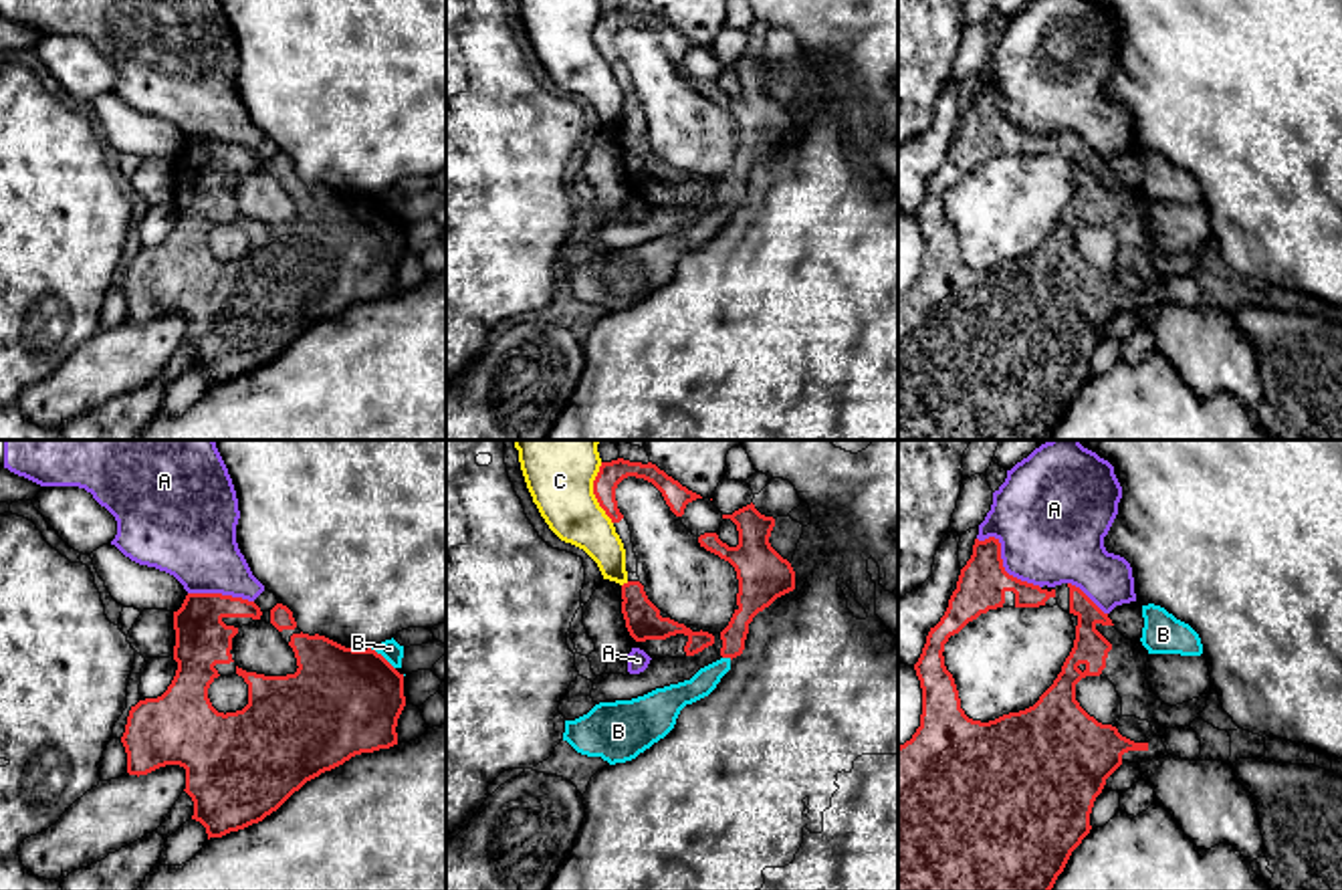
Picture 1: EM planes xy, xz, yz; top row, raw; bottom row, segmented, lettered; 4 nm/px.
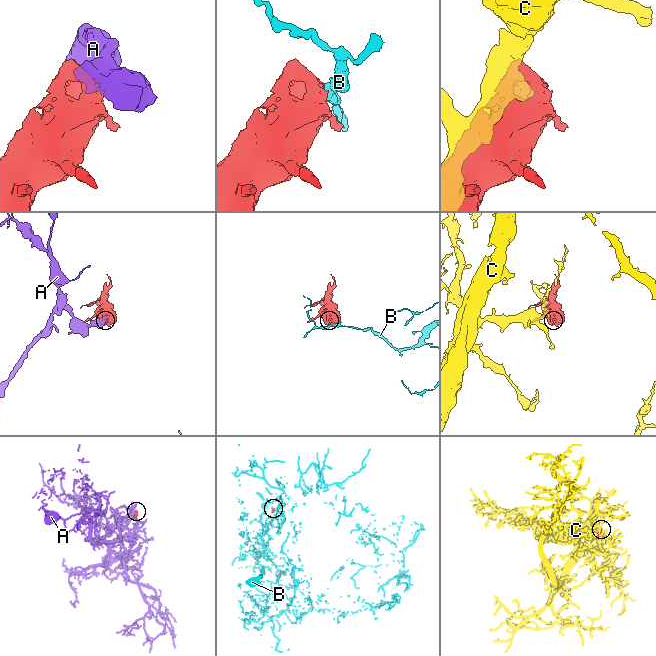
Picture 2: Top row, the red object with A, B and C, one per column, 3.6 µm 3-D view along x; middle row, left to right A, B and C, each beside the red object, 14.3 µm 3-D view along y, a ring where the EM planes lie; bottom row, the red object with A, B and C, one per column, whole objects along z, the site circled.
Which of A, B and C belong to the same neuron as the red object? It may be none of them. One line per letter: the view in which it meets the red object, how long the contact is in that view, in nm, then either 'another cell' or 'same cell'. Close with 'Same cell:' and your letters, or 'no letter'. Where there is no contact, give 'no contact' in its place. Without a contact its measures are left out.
A: yz | 320 nm | another cell
B: xy | 130 nm | another cell
C: xz | 260 nm | another cell
Same cell: no letter

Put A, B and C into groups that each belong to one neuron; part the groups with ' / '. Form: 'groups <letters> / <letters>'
groups A / B / C

